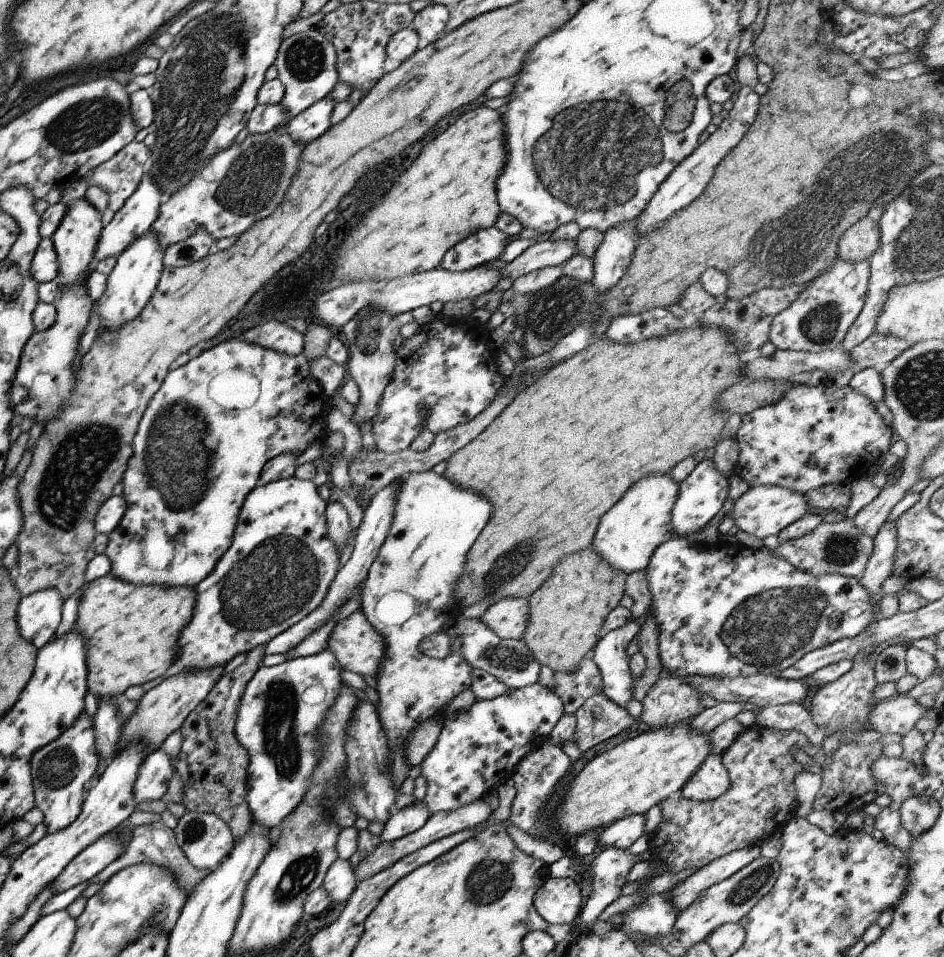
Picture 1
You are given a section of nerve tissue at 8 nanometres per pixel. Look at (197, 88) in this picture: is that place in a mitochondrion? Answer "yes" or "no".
yes

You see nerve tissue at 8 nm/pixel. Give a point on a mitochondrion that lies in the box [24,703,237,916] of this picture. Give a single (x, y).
(53, 769)

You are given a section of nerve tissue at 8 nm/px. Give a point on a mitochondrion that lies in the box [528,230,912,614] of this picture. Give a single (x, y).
(819, 326)

